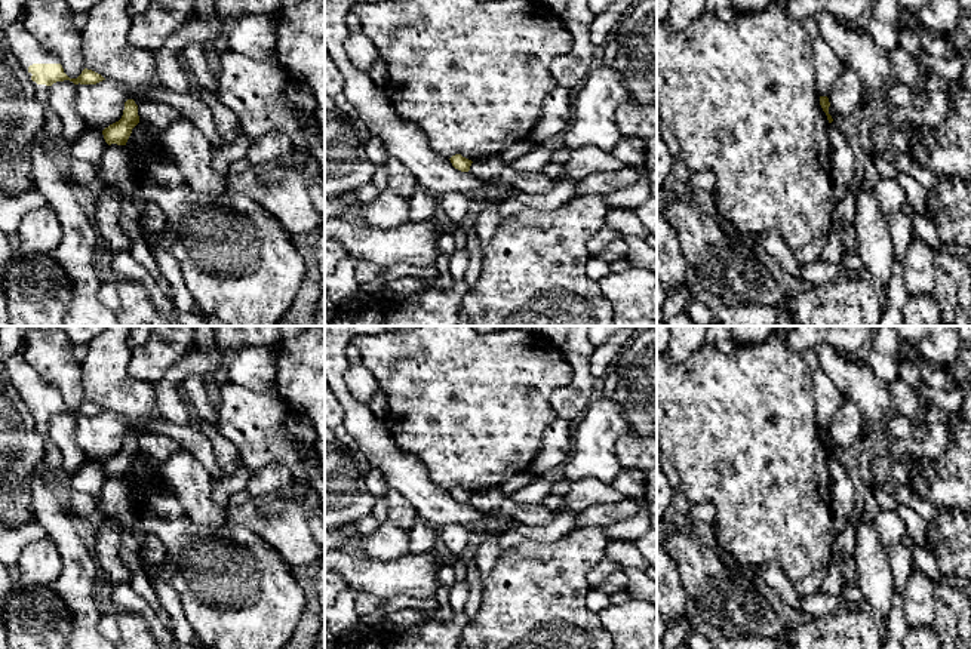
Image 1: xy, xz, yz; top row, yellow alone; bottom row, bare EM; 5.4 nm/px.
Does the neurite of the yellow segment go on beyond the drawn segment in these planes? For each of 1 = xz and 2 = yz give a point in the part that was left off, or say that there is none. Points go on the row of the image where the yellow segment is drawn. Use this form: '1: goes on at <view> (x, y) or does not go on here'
1: does not go on here
2: does not go on here

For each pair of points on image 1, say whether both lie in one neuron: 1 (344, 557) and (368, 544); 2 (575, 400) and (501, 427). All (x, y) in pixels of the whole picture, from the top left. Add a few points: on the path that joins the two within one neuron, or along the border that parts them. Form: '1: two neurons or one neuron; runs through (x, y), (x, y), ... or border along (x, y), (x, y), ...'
1: two neurons; border along (349, 547), (362, 556), (389, 560)
2: two neurons; border along (572, 380), (550, 397), (558, 418)

